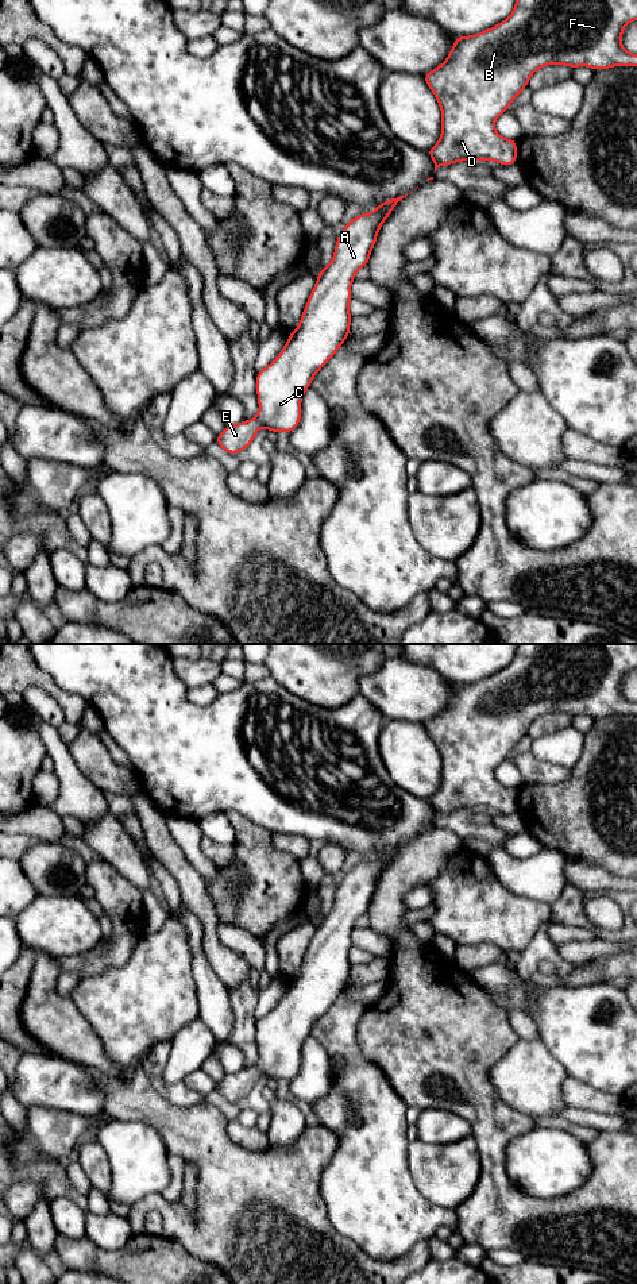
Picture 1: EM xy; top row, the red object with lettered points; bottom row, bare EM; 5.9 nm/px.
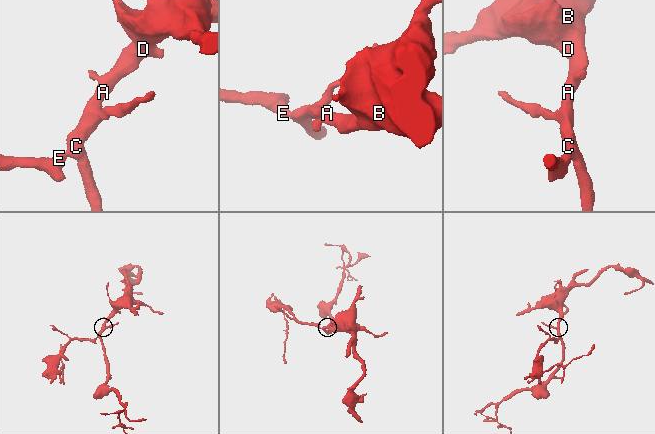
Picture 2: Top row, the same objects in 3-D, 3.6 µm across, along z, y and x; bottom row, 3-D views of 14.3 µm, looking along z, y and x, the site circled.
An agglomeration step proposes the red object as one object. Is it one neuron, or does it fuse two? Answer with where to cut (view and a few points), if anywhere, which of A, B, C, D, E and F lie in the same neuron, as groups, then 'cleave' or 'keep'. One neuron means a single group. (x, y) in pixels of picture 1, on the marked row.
no cut; A B C D E F; keep

